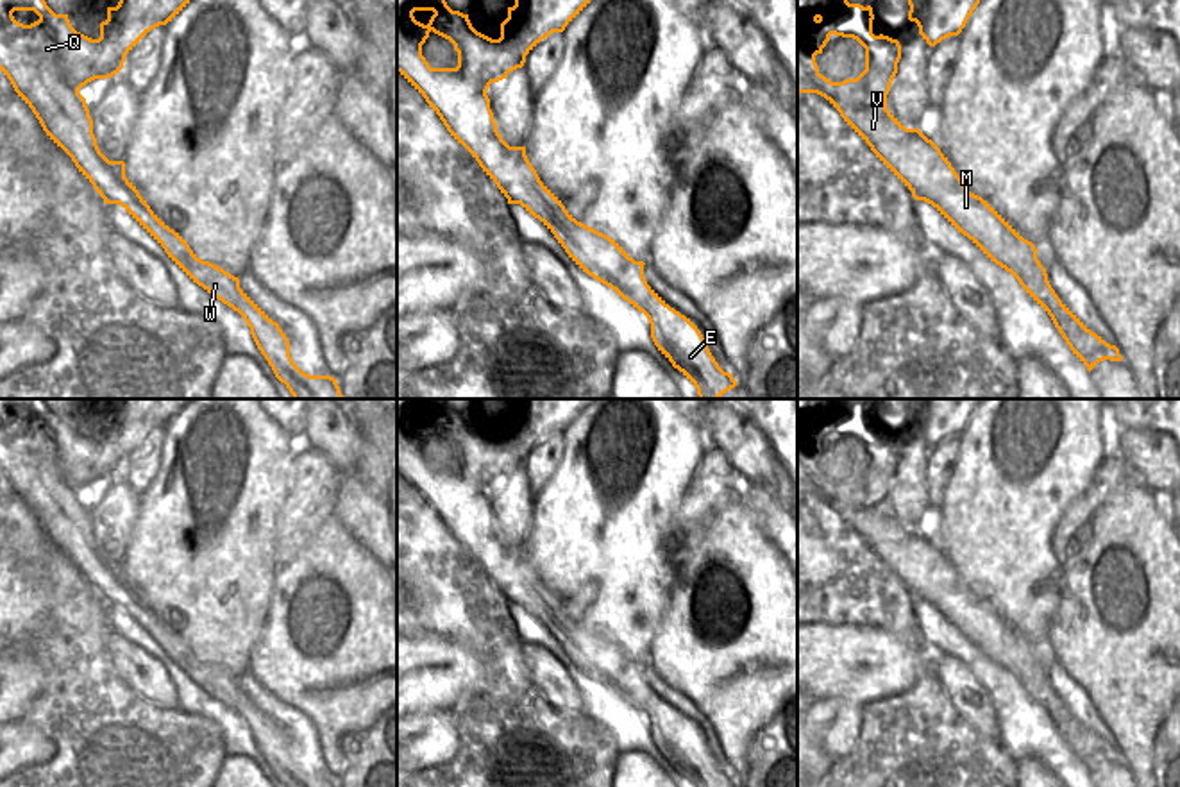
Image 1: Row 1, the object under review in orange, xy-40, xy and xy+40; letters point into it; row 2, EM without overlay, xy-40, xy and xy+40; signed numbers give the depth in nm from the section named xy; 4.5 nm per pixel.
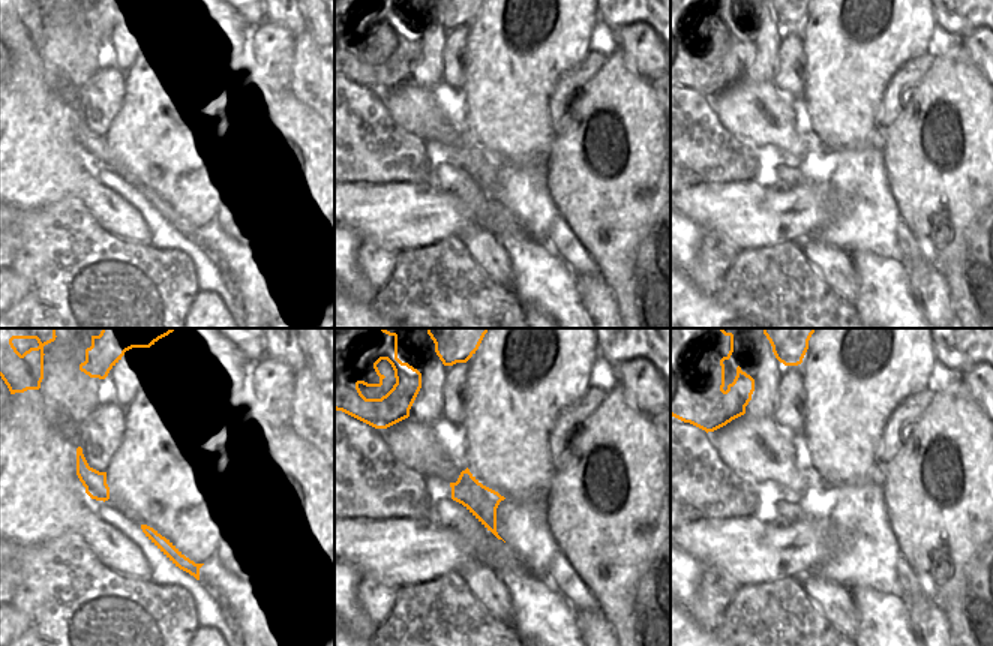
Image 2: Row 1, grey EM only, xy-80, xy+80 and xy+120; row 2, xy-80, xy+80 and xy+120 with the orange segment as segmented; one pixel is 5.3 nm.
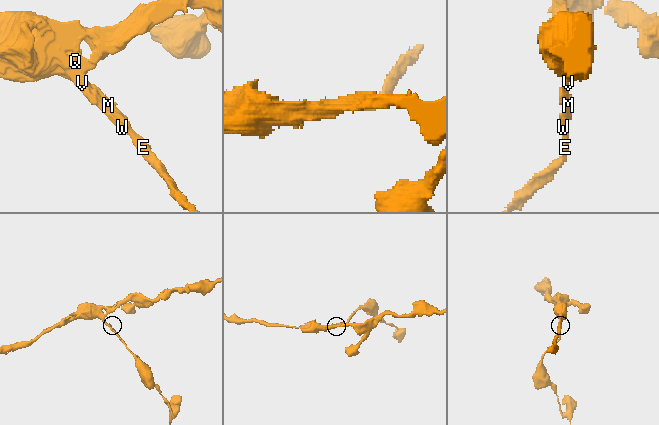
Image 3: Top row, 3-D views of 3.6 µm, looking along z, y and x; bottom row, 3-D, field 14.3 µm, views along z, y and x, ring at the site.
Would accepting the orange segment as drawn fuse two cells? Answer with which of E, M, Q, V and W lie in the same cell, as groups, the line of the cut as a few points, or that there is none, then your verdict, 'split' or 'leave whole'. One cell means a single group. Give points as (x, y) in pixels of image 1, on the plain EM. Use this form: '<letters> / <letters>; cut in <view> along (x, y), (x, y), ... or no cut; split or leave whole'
E M W / Q V; cut in xy+40 along (909, 530), (898, 542), (878, 542), (871, 548); split

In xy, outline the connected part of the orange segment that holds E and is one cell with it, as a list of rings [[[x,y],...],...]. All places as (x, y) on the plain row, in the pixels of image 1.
[[[501,538],[499,544],[470,547],[468,553],[508,605],[520,605],[538,619],[583,673],[647,717],[654,746],[694,787],[737,787],[712,757],[697,726],[647,685],[645,664],[635,662],[610,637],[577,622],[540,581],[526,547],[510,547]]]

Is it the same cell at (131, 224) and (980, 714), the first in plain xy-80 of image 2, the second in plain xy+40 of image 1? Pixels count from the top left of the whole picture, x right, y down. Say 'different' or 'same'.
same

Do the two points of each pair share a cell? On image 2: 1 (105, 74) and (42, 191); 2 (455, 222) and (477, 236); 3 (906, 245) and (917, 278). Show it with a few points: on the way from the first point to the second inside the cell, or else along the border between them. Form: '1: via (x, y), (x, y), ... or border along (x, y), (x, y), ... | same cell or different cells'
1: border along (92, 77), (80, 89), (78, 110) | different cells
2: border along (474, 224), (456, 236) | different cells
3: border along (921, 257), (906, 264) | different cells

